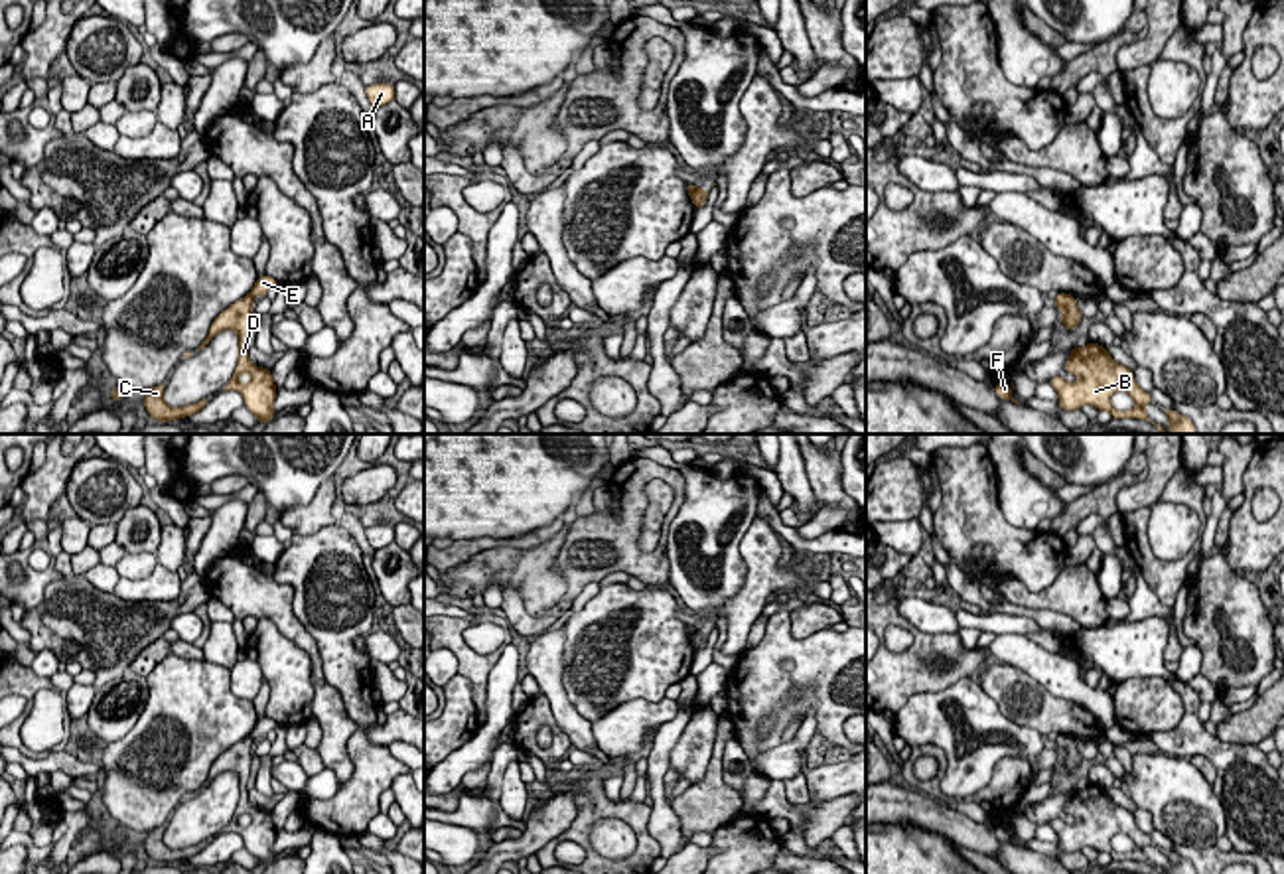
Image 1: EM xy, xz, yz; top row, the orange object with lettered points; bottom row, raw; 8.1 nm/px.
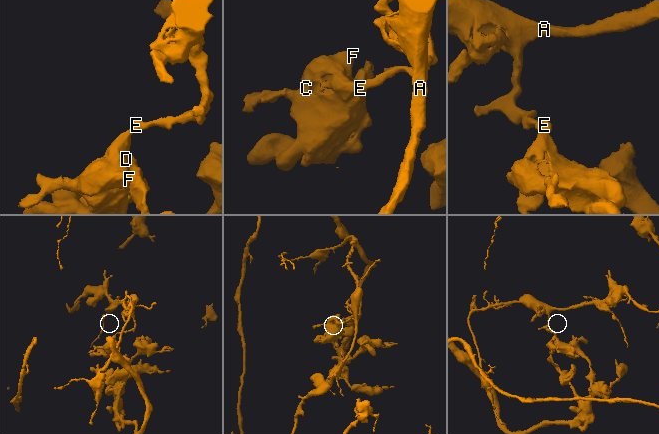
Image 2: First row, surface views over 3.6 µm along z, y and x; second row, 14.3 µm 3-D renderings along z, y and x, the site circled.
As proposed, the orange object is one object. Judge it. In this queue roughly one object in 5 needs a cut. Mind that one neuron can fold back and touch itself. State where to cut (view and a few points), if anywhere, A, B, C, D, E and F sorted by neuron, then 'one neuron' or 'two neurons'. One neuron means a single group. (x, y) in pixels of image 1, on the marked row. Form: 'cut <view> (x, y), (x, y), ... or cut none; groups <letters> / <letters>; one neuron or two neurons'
cut xz (697, 188), (691, 196); groups A E / B C D F; two neurons

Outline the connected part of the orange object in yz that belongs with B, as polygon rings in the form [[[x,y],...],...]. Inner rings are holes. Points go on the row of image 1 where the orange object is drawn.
[[[1089,341],[1085,347],[1071,347],[1065,373],[1077,375],[1081,381],[1067,383],[1059,375],[1047,381],[1059,395],[1059,408],[1075,410],[1083,404],[1093,404],[1097,410],[1106,410],[1112,418],[1150,420],[1142,406],[1154,402],[1152,395],[1138,387],[1134,373],[1116,363],[1106,347],[1095,341]],[[1116,391],[1128,393],[1138,406],[1132,410],[1116,410],[1110,404],[1110,397]]]

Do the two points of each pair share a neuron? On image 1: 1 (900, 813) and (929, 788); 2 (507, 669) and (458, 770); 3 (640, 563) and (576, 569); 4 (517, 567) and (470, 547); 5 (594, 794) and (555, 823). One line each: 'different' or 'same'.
1: different
2: same
3: same
4: different
5: different

